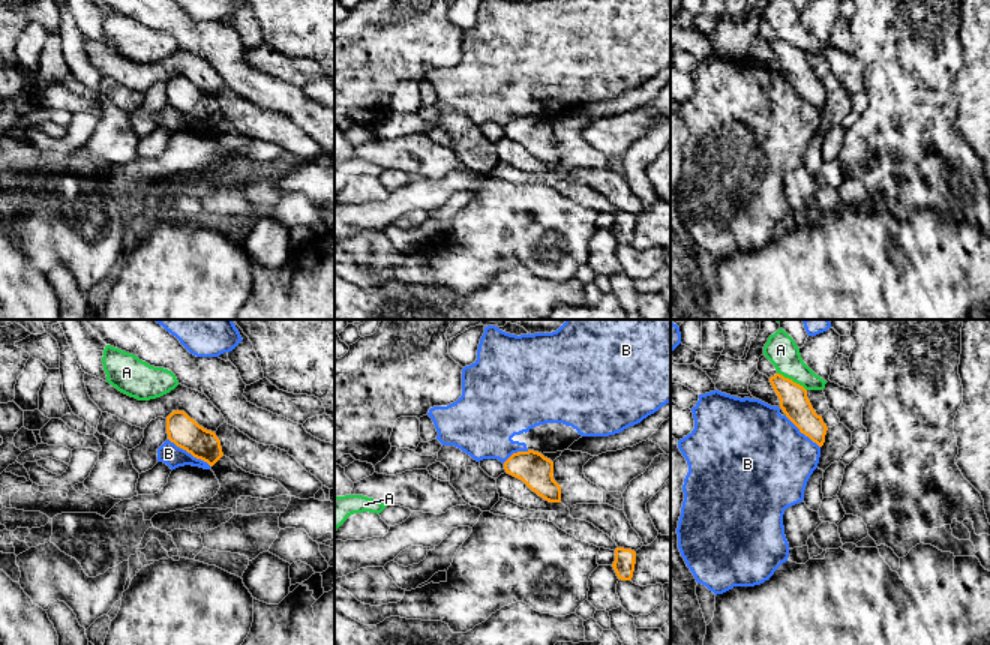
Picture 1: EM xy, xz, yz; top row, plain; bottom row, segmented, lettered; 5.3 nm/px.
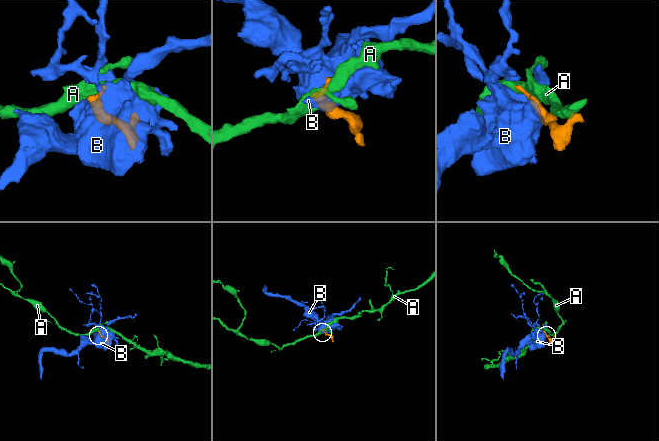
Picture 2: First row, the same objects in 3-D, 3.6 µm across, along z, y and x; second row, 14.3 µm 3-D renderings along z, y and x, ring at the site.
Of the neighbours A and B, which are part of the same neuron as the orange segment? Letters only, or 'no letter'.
B

